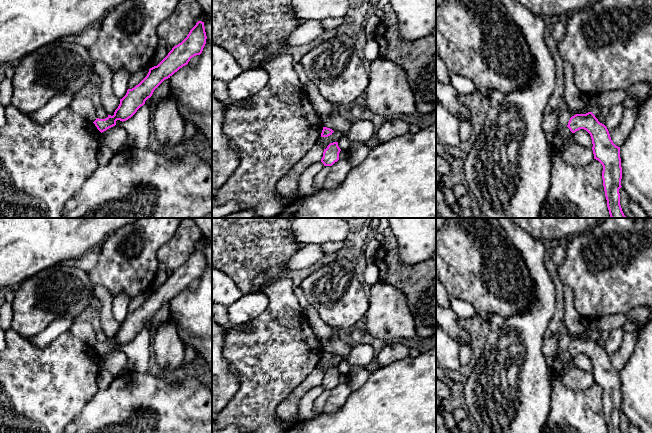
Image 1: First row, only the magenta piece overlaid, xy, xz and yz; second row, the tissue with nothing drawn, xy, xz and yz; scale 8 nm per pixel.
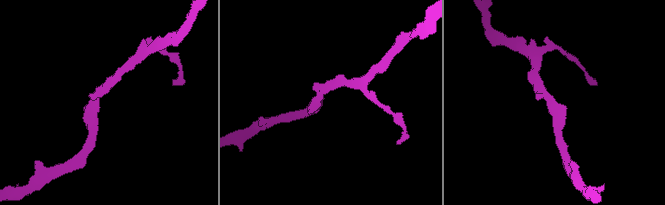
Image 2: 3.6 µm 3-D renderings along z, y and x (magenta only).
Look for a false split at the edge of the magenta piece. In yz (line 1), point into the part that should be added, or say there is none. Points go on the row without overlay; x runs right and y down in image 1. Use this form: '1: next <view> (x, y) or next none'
1: next none

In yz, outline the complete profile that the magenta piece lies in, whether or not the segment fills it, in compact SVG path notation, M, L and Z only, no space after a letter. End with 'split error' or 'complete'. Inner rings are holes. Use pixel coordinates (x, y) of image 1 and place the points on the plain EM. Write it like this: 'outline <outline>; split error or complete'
outline M592 336L572 340L567 351L572 357L580 353L586 354L592 363L594 383L602 390L602 403L608 433L622 433L620 417L622 391L620 371L611 364L607 351L600 347Z; complete

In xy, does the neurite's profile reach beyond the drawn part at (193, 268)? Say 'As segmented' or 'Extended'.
As segmented

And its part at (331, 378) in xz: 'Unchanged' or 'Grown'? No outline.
Unchanged

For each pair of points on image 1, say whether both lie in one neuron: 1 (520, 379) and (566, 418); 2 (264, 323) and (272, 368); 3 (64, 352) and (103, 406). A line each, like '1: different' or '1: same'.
1: different
2: same
3: different

